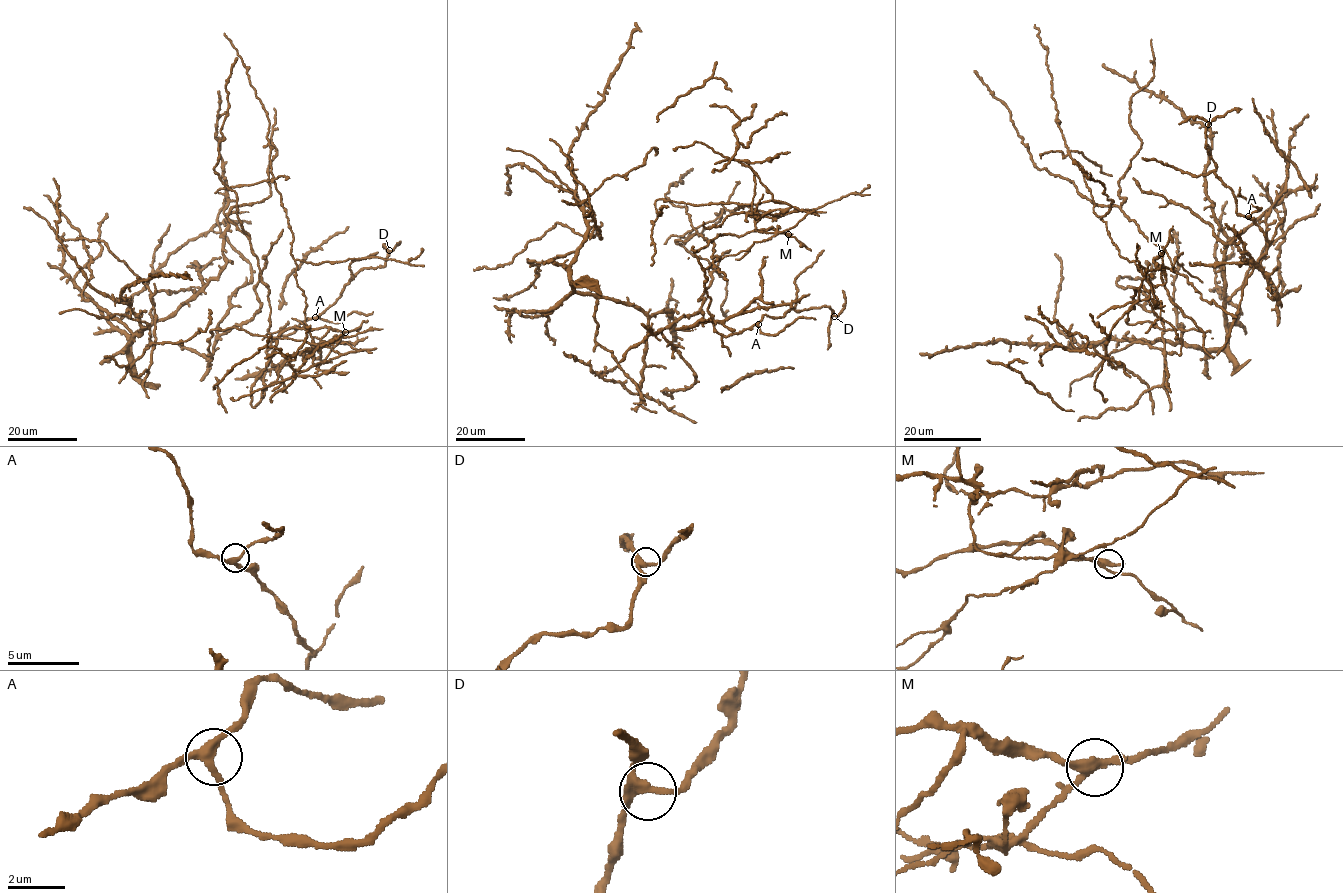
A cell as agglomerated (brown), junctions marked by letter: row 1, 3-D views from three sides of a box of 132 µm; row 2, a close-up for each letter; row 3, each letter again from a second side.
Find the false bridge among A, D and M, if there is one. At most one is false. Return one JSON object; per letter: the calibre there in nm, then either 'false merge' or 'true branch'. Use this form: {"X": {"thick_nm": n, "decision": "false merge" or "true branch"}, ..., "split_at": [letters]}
{"A": {"thick_nm": 280, "decision": "true branch"}, "D": {"thick_nm": 280, "decision": "true branch"}, "M": {"thick_nm": 280, "decision": "false merge"}, "split_at": ["M"]}

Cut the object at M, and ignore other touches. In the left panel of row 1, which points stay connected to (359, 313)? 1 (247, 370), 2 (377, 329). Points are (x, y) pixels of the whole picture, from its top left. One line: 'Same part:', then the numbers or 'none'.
Same part: 1

